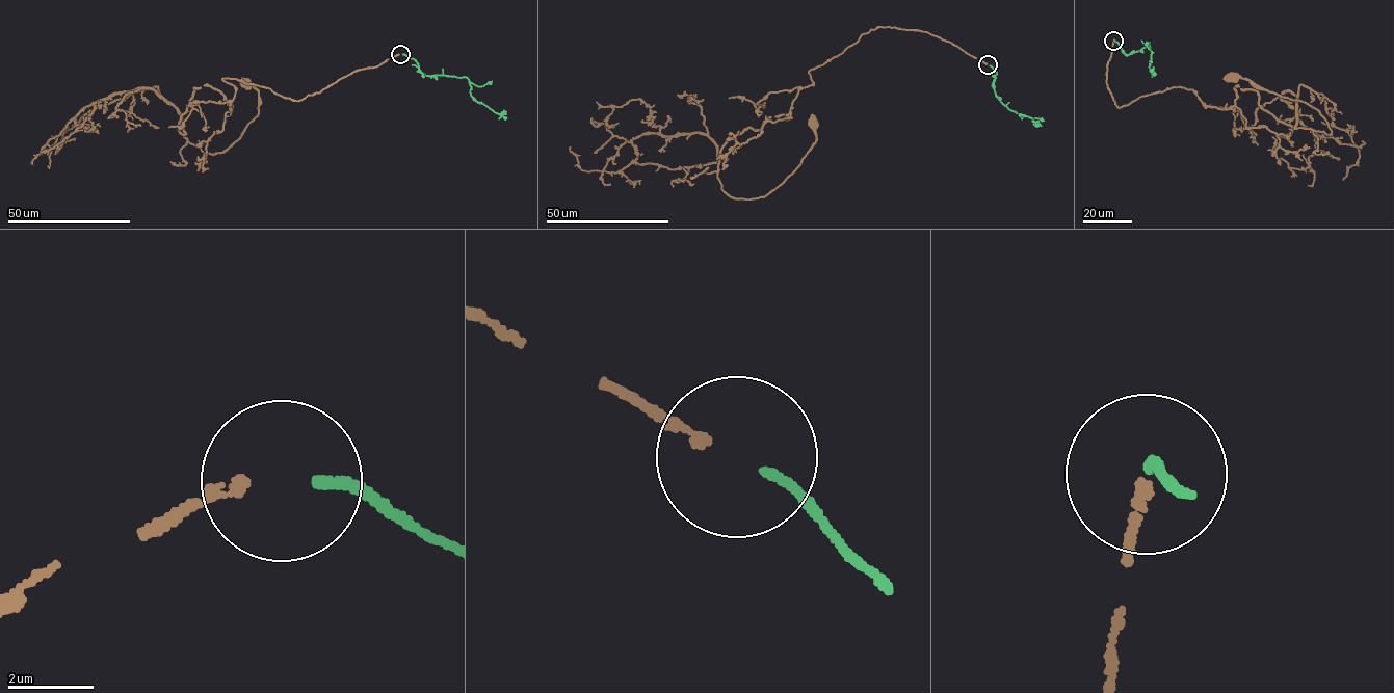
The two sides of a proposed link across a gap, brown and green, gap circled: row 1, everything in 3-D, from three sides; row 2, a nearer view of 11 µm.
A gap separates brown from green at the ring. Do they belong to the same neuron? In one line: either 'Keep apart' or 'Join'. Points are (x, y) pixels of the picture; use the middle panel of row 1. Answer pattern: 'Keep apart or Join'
Join

